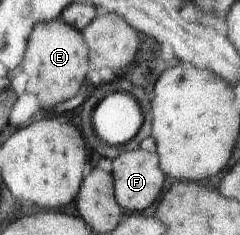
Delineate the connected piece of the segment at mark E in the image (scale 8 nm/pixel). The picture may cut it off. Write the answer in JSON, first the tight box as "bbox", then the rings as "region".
{"bbox":[21,18,90,111],"region":[[[61,18],[41,23],[32,29],[21,64],[28,78],[25,91],[35,95],[40,109],[45,111],[72,99],[84,84],[90,69],[88,47],[82,32],[66,25]]]}

